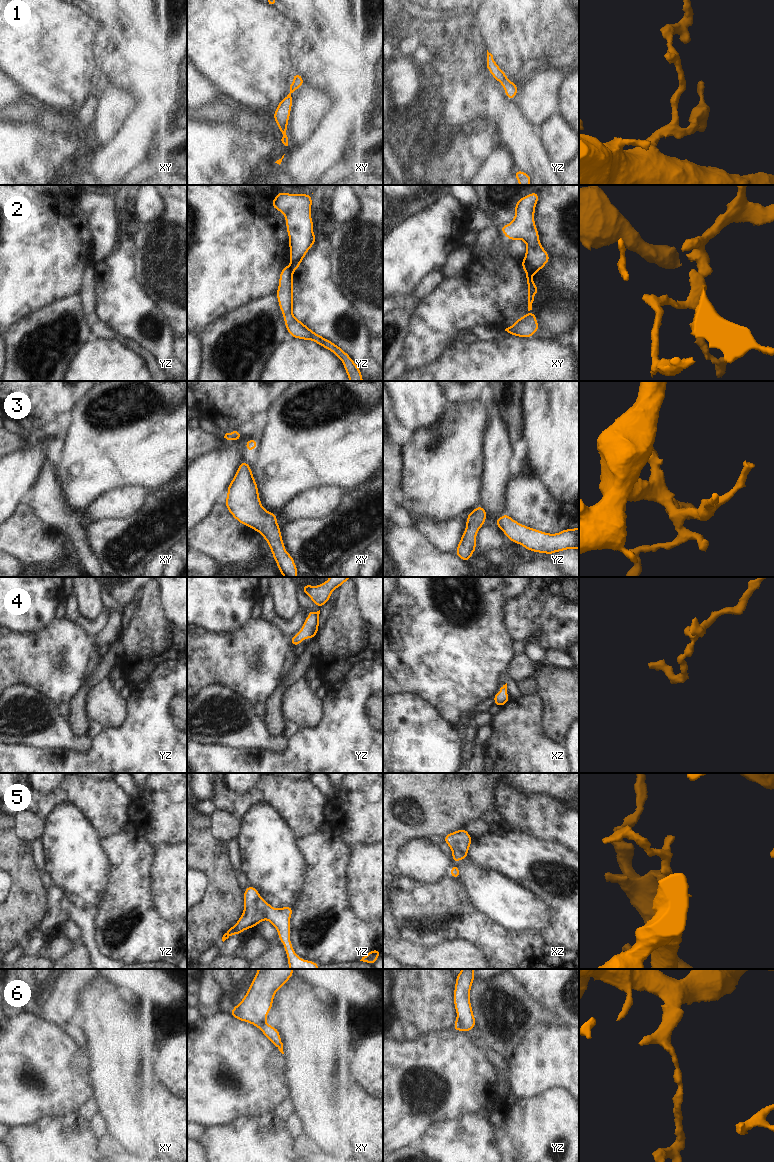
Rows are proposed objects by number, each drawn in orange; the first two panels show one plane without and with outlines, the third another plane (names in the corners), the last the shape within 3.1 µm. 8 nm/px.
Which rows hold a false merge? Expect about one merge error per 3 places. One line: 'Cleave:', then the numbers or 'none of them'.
Cleave: 2, 6

